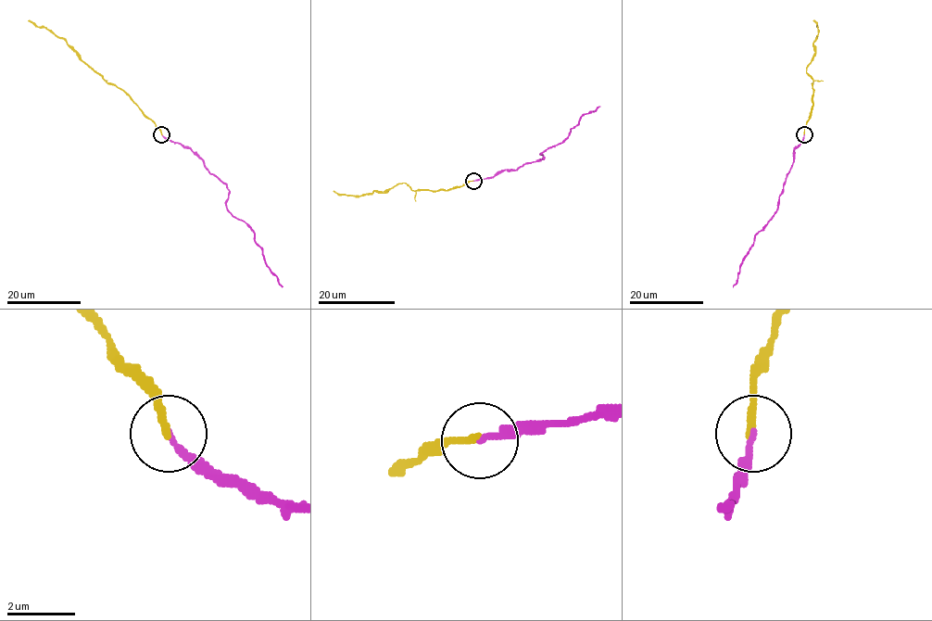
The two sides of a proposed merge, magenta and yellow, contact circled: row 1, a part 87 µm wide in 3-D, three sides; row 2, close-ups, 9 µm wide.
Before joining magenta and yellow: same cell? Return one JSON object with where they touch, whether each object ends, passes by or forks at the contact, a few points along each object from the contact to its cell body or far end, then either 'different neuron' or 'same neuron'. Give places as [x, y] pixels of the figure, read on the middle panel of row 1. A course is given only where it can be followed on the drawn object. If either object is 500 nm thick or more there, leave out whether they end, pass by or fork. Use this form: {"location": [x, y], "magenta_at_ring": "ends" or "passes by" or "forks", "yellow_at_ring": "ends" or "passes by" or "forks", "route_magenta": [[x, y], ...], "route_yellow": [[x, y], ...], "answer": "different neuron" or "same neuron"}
{"location": [473, 181], "magenta_at_ring": "ends", "yellow_at_ring": "ends", "route_magenta": [[473, 181], [539, 161], [544, 157], [541, 153], [561, 143], [585, 114], [593, 112], [598, 106]], "route_yellow": [[473, 180], [447, 190], [414, 191], [398, 183], [384, 193], [342, 195], [333, 191]], "answer": "same neuron"}

